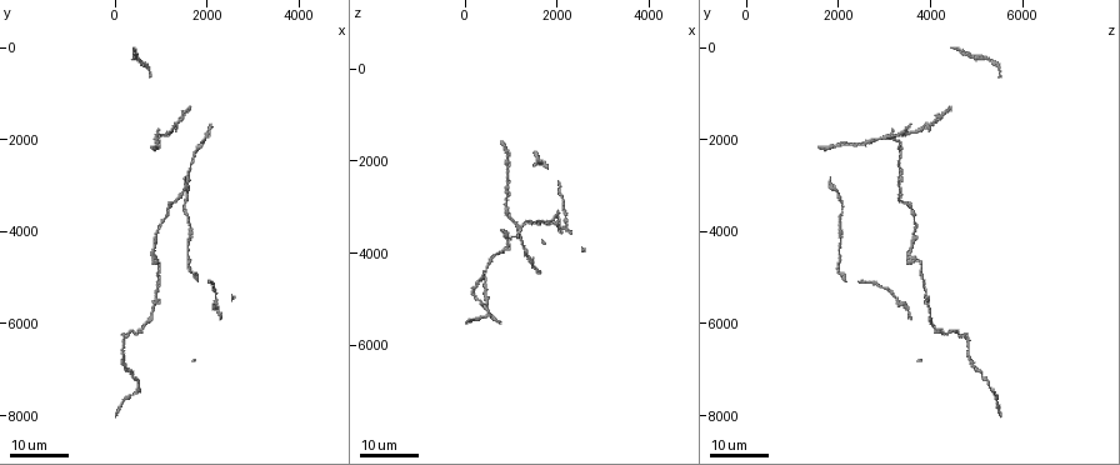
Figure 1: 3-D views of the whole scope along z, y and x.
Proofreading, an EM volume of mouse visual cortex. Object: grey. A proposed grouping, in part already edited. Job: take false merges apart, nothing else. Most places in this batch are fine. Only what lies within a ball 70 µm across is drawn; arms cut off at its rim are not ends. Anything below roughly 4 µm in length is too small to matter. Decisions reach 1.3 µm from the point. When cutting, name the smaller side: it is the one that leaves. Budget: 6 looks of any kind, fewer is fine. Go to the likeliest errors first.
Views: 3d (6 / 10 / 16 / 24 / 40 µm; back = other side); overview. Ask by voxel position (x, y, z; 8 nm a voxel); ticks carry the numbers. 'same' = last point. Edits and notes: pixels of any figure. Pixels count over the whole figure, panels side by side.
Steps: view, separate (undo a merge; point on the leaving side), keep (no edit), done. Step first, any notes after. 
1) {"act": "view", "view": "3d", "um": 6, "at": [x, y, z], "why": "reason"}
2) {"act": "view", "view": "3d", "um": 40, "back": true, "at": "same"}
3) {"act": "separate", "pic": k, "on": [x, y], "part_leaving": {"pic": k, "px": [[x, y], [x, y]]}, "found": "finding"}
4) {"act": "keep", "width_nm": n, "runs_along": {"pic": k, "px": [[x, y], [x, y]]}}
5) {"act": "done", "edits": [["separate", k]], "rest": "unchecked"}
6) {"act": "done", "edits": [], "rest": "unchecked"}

{"act": "view", "view": "3d", "um": 16, "at": [1500, 3150, 3300]}

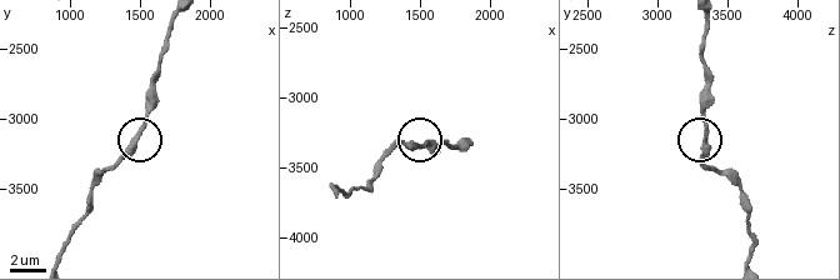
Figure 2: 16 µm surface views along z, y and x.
{"act": "view", "view": "3d", "um": 6, "at": [1480, 3120, 3340]}

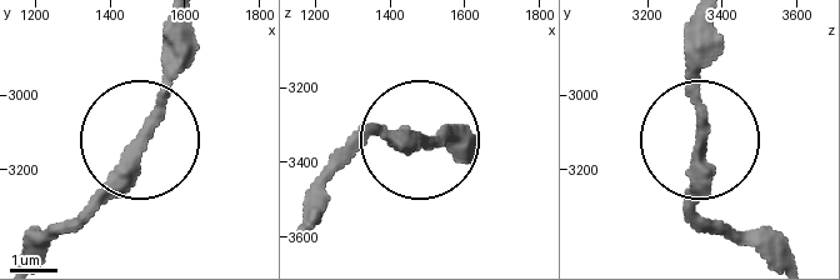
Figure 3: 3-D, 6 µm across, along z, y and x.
{"act": "keep", "runs_along": {"pic": 3, "px": [[143, 130], [166, 74], [166, 26]]}, "found": "one neuron here"}

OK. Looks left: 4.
{"act": "view", "view": "3d", "um": 16, "at": [850, 4500, 3650], "why": "sudden change in width"}

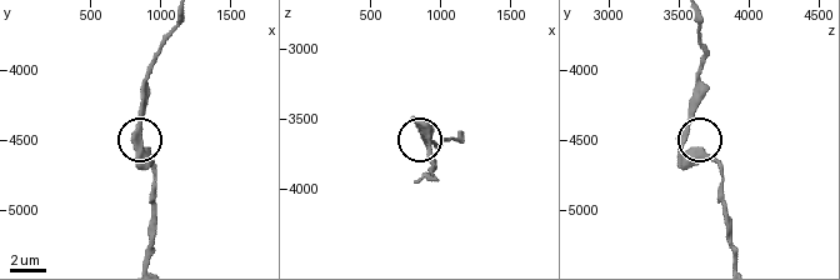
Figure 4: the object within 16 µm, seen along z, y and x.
{"act": "view", "view": "3d", "um": 6, "at": [880, 4580, 3620]}

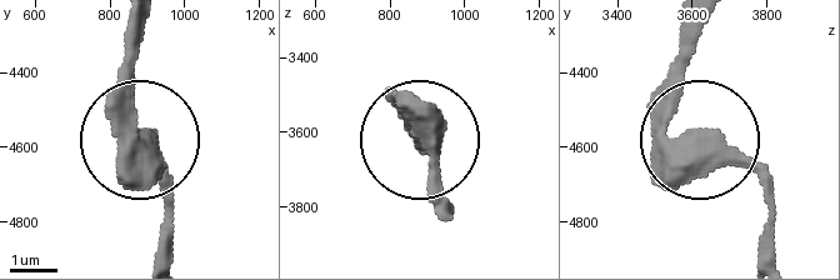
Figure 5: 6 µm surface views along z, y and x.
{"act": "keep", "runs_along": {"pic": 5, "px": [[144, 30], [128, 103], [164, 205]]}, "found": "one neuron here"}

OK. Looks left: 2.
{"act": "done", "edits": [], "rest": "unchecked"}

